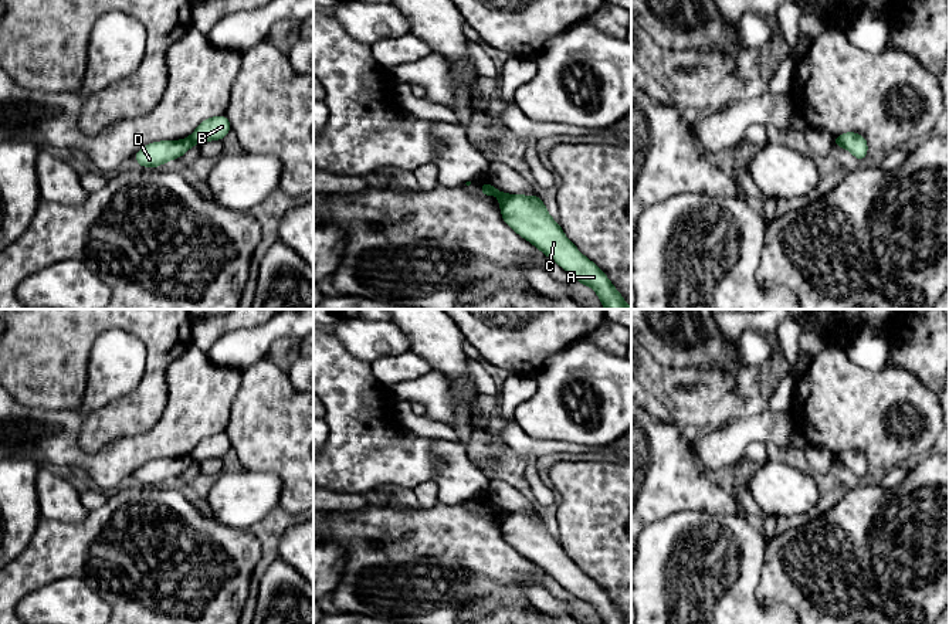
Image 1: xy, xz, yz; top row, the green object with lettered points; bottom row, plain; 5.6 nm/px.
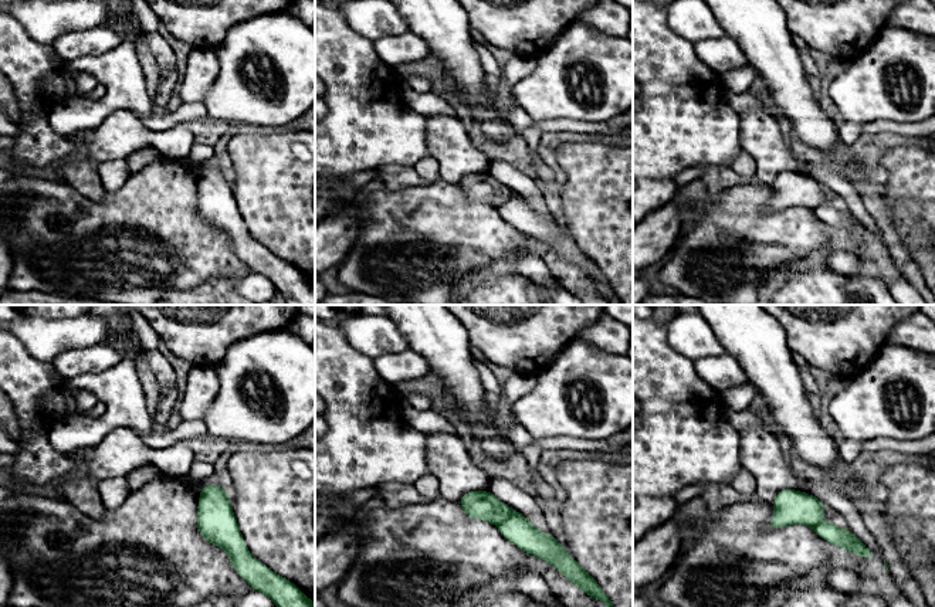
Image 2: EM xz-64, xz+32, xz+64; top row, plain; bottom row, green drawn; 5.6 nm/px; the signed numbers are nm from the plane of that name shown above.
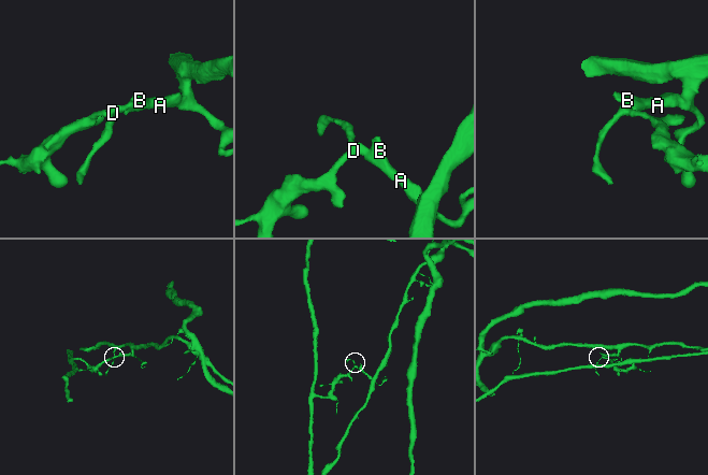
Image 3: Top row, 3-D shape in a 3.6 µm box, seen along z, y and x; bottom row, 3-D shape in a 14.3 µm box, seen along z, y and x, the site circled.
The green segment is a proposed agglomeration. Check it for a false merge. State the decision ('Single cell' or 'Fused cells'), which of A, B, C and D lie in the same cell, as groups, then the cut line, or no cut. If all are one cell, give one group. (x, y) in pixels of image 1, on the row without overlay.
Fused cells. Groups: A B C / D. Split along xz (509, 514), (501, 524)

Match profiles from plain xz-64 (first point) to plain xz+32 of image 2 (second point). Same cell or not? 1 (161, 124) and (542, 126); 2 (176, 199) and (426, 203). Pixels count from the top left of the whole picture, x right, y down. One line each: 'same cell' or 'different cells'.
1: same cell
2: same cell

